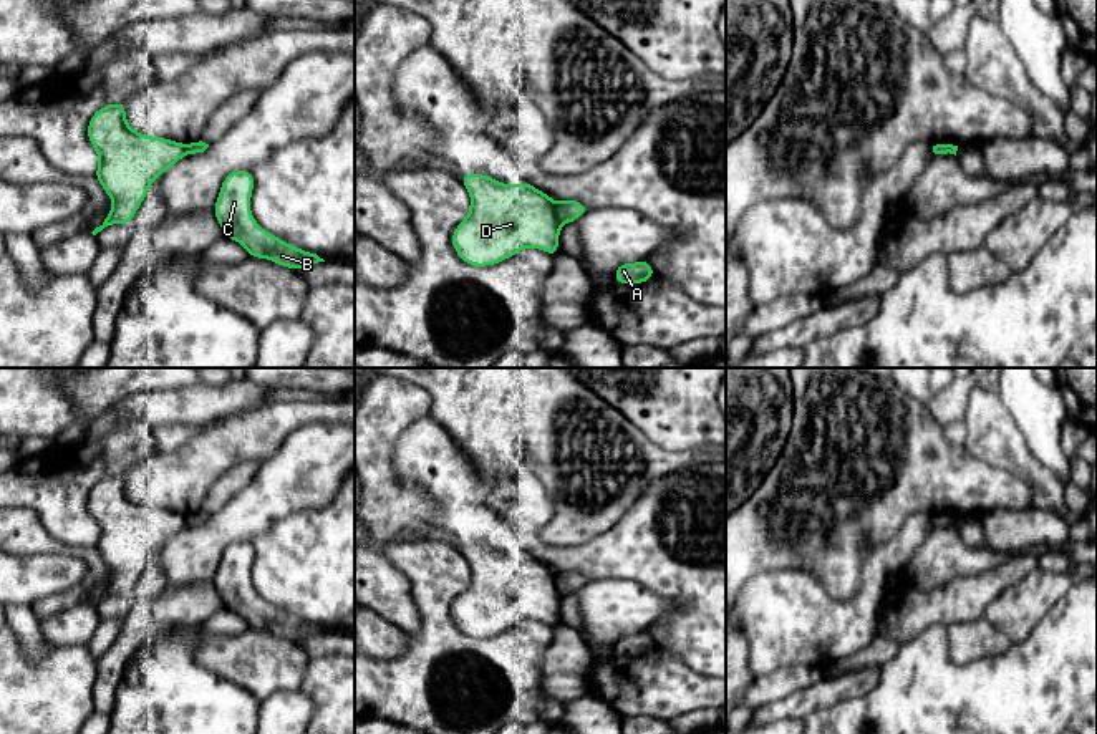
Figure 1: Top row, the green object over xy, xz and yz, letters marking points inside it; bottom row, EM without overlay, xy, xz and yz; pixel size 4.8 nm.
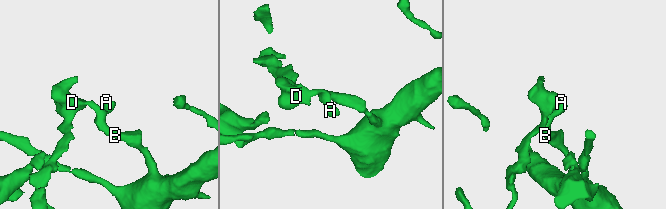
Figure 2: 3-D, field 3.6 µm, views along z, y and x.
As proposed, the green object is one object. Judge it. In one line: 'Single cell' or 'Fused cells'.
Fused cells

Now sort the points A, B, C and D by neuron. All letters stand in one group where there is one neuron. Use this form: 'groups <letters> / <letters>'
groups A B C / D

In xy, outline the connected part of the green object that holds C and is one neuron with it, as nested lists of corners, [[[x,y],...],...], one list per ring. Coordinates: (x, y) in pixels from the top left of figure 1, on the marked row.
[[[234,171],[225,176],[214,205],[215,219],[225,237],[244,245],[250,257],[265,257],[293,270],[325,262],[317,254],[293,247],[263,230],[250,212],[252,191],[254,176],[250,171]]]

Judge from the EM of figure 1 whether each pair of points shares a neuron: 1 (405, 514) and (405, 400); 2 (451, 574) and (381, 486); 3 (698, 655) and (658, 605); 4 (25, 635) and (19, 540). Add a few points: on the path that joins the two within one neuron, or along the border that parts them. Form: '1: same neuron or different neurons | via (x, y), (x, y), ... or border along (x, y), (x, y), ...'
1: same neuron | via (381, 486), (381, 428)
2: different neurons | border along (446, 542), (400, 540), (385, 545)
3: different neurons | border along (638, 584), (660, 593), (671, 605), (650, 627)
4: different neurons | border along (30, 608), (40, 620)

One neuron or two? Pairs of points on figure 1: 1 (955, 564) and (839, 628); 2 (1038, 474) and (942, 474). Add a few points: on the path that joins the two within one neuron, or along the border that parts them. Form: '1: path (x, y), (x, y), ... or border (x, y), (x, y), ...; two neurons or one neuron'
1: border (918, 547), (907, 569), (903, 584); two neurons
2: border (978, 458), (1021, 478), (1031, 491), (1029, 507); two neurons

